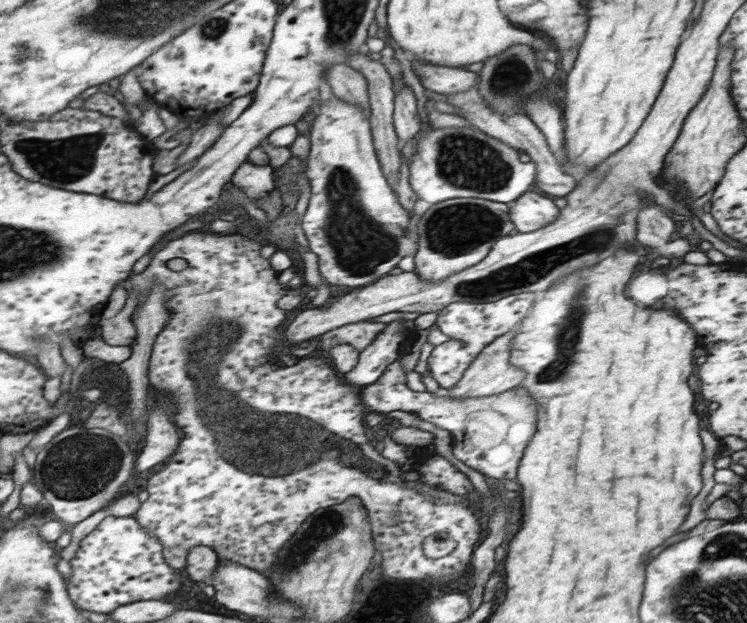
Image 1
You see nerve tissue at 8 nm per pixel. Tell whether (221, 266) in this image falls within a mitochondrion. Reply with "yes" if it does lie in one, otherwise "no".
no

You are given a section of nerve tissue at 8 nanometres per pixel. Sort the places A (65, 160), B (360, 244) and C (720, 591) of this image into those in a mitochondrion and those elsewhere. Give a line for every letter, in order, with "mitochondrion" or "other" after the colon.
A: mitochondrion
B: mitochondrion
C: mitochondrion

